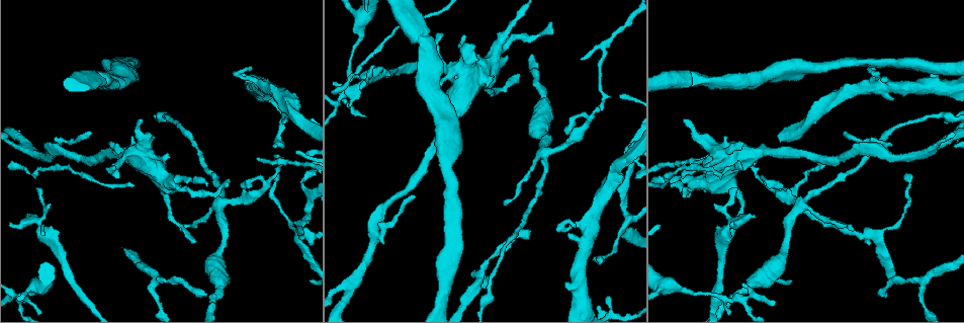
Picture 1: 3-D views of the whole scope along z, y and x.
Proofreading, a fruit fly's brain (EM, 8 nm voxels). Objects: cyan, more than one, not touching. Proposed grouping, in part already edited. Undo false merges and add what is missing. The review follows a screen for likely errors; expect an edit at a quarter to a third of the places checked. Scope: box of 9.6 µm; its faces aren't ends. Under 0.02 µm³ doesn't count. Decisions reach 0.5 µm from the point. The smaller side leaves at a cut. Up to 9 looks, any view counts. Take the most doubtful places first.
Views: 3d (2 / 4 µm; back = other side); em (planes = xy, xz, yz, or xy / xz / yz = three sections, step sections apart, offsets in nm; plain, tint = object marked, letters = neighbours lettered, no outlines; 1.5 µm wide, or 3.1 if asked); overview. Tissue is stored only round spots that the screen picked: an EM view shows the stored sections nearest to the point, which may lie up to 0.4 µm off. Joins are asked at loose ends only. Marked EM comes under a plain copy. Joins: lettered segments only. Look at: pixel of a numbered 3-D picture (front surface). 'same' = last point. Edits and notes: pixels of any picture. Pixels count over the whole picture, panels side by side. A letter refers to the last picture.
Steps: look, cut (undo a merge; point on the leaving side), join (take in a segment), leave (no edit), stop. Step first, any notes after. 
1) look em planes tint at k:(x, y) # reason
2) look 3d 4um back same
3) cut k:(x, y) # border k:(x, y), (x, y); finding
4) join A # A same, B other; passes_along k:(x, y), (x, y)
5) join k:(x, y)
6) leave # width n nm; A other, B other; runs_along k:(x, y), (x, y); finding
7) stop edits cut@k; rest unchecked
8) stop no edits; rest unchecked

look em xz step 8 tint at 1:(528, 230) # thin end

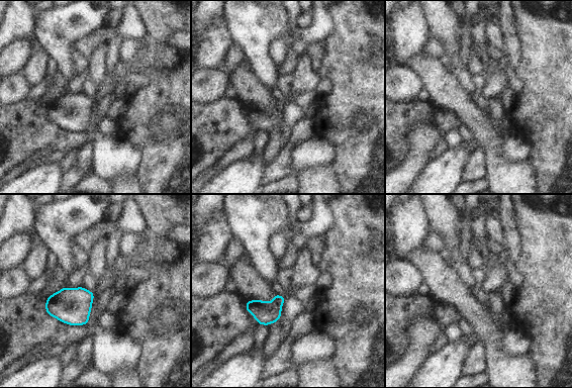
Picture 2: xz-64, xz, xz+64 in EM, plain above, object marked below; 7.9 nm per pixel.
look em planes letters same # cut it another way

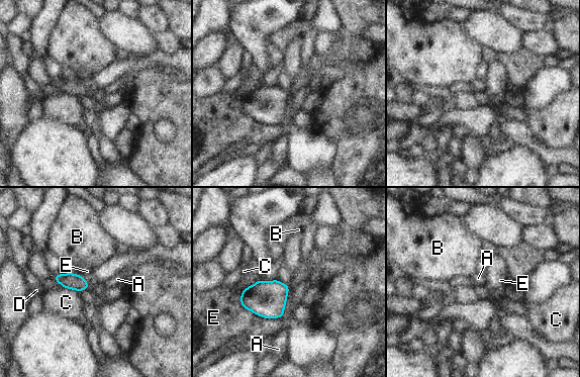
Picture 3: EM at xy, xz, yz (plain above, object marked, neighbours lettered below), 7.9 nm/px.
leave # width 130 nm; A other, B other, C other, D other, E other; border 3:(239, 292), (244, 307), (280, 318); no lettered segment goes on from it

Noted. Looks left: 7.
look em planes letters at 1:(910, 174) # free end

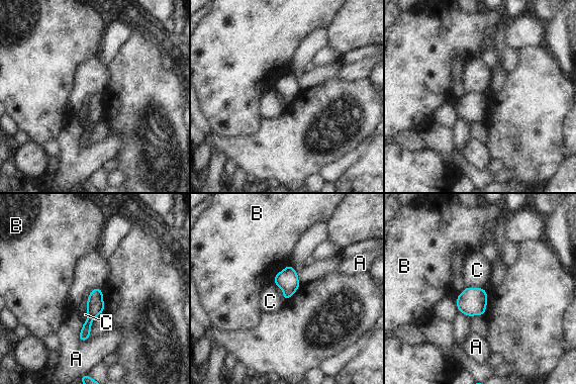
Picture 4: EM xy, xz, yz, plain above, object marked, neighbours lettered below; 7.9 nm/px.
leave # A other, B other, C other; border 4:(467, 286), (482, 288); no lettered segment goes on from it

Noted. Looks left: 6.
look em xy step 4 tint at 1:(931, 74) # thick end

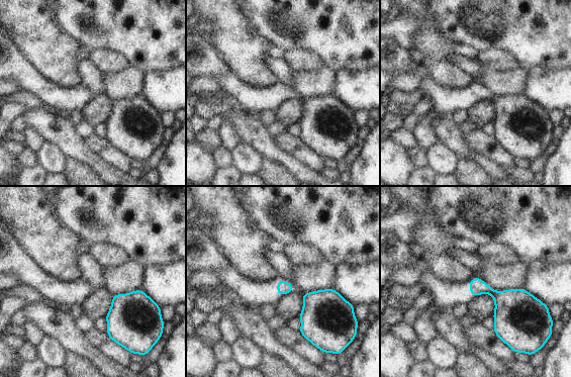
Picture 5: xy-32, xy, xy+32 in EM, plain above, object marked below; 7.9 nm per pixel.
look em planes letters same # another direction

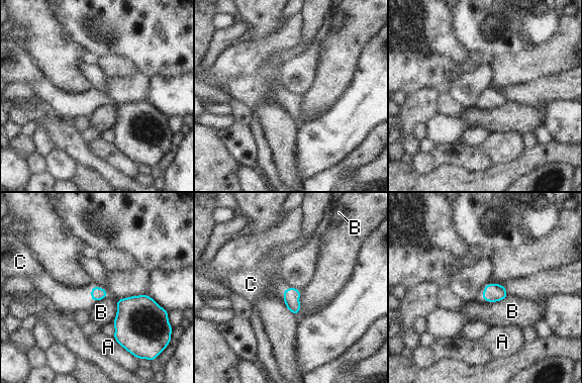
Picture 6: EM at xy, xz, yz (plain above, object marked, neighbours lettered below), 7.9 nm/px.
join C # A other, B other, C same; passes_along 6:(97, 293), (91, 294), (66, 299); the cell continues

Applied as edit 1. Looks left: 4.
look overview

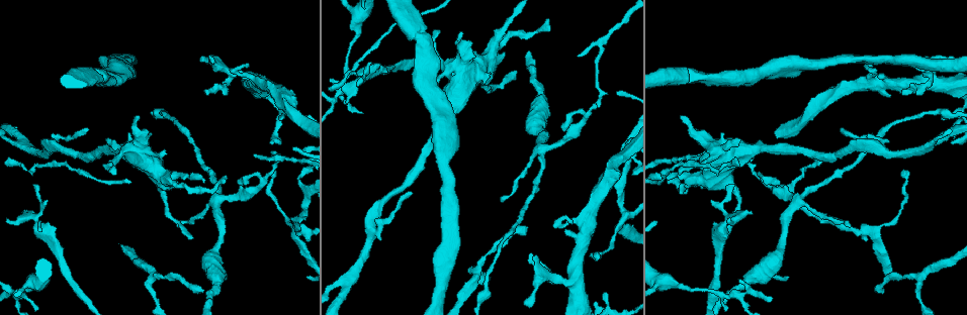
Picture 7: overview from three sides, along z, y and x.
look em xz step 8 tint at 7:(678, 172) # an open end

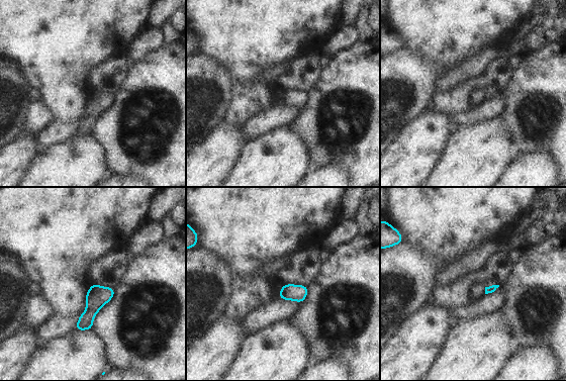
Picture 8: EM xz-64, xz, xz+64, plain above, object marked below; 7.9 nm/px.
look em planes letters same

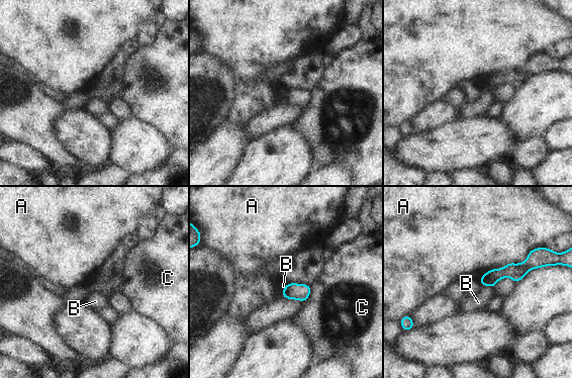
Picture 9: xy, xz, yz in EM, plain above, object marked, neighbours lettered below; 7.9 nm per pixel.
leave # A other, B other, C other; runs_along 9:(538, 265), (482, 280); none of them fits

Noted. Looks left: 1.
stop edits join@6; rest unchecked

